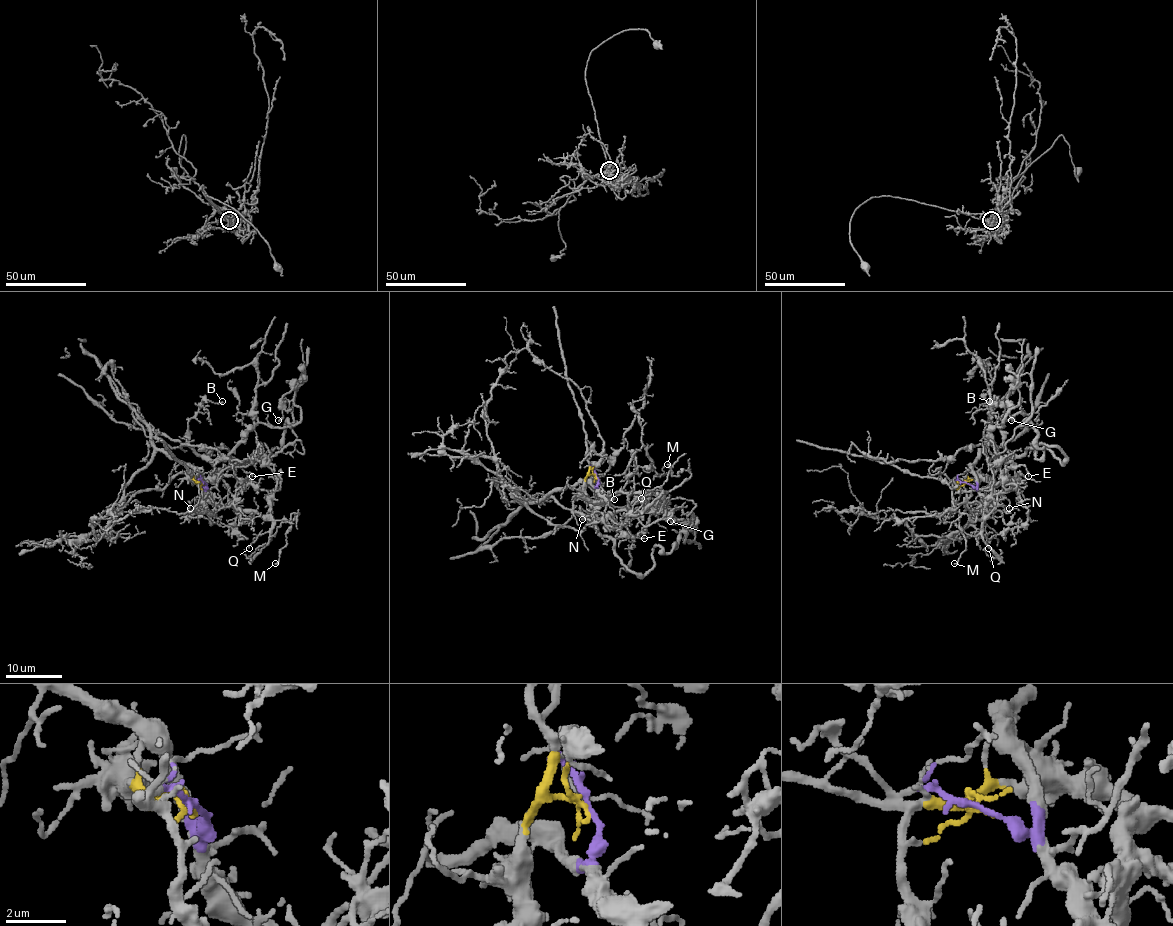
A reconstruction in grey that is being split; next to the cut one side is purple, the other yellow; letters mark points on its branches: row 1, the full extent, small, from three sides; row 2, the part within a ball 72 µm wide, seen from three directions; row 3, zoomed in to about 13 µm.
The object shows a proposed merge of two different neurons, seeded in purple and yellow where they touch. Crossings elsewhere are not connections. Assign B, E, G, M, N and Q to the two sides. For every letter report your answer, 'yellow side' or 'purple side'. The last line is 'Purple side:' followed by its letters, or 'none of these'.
B: yellow side
E: yellow side
G: yellow side
M: purple side
N: yellow side
Q: purple side
Purple side: M, Q

